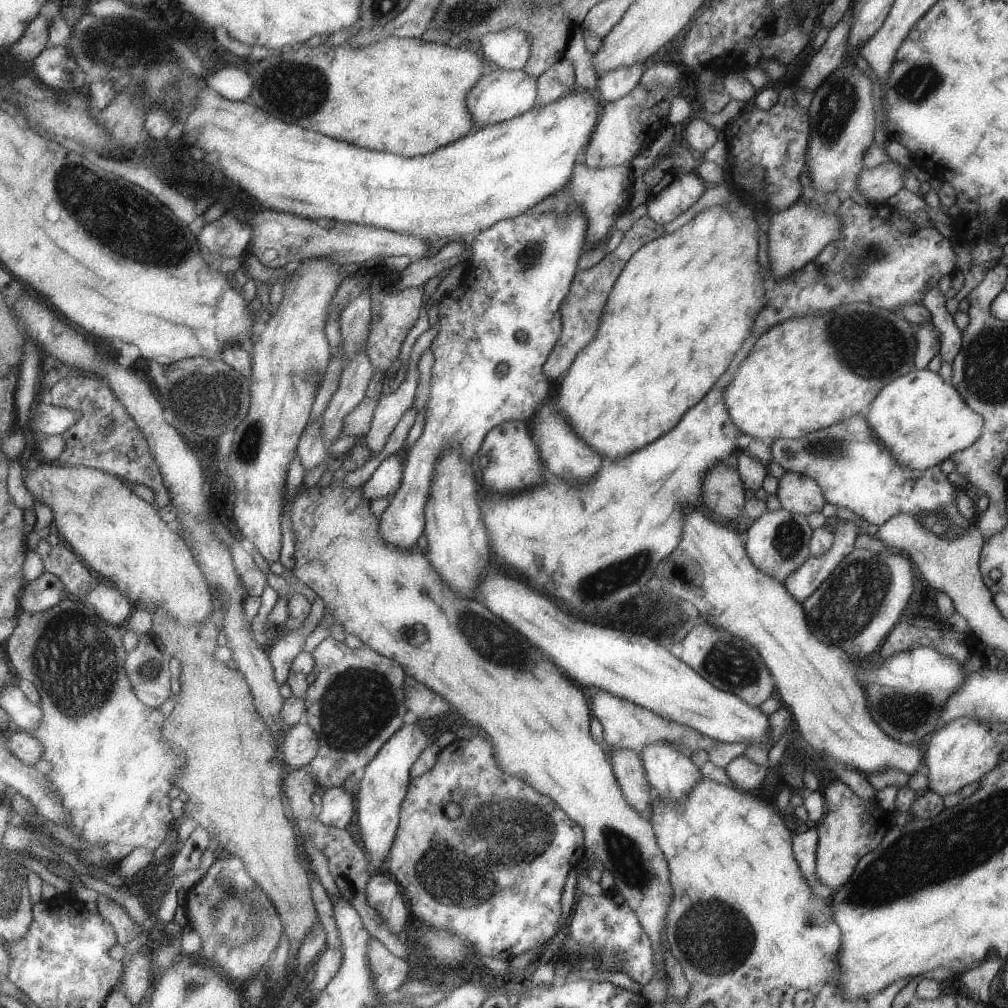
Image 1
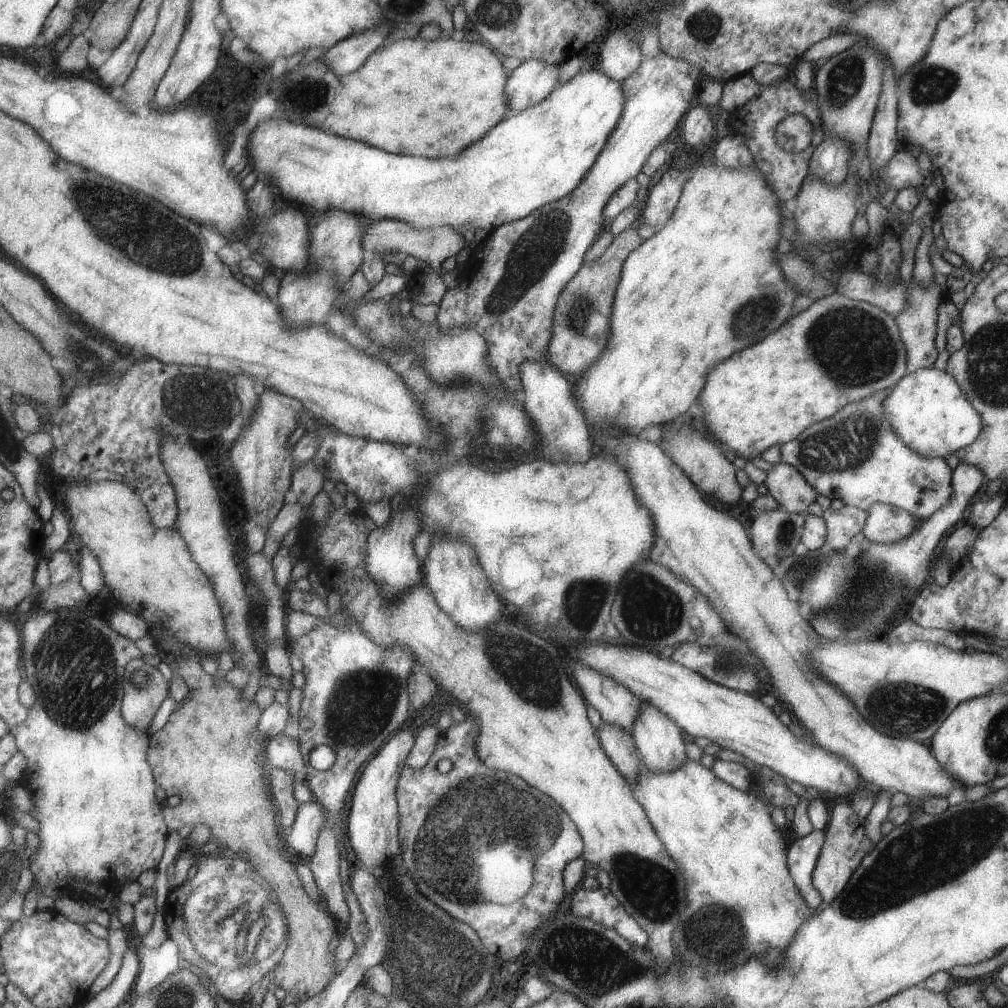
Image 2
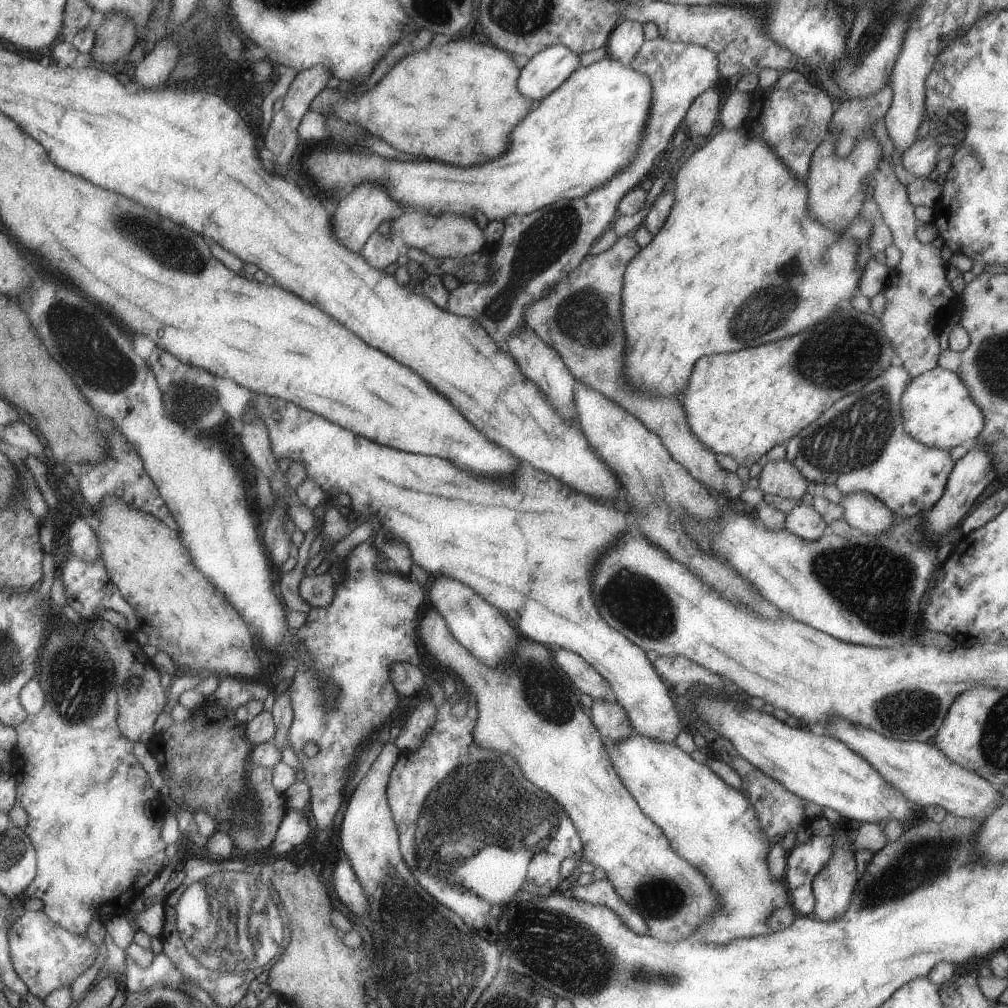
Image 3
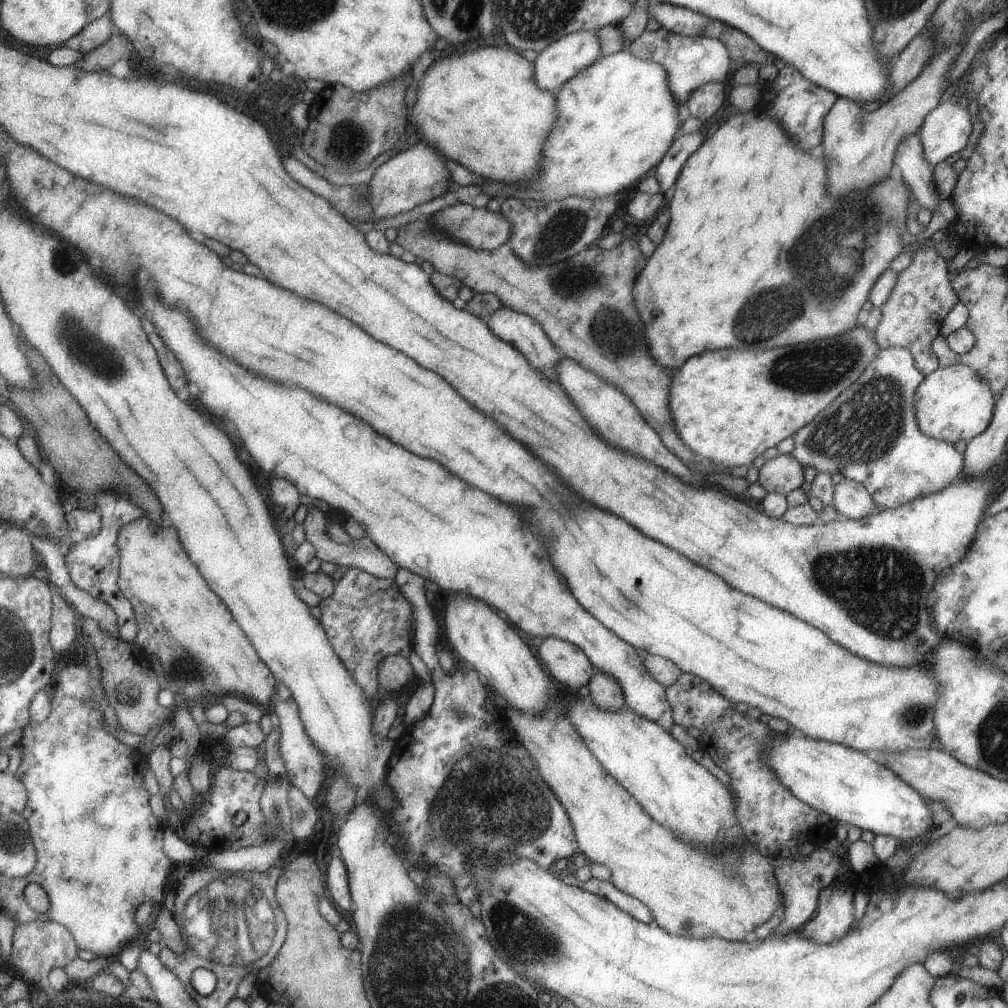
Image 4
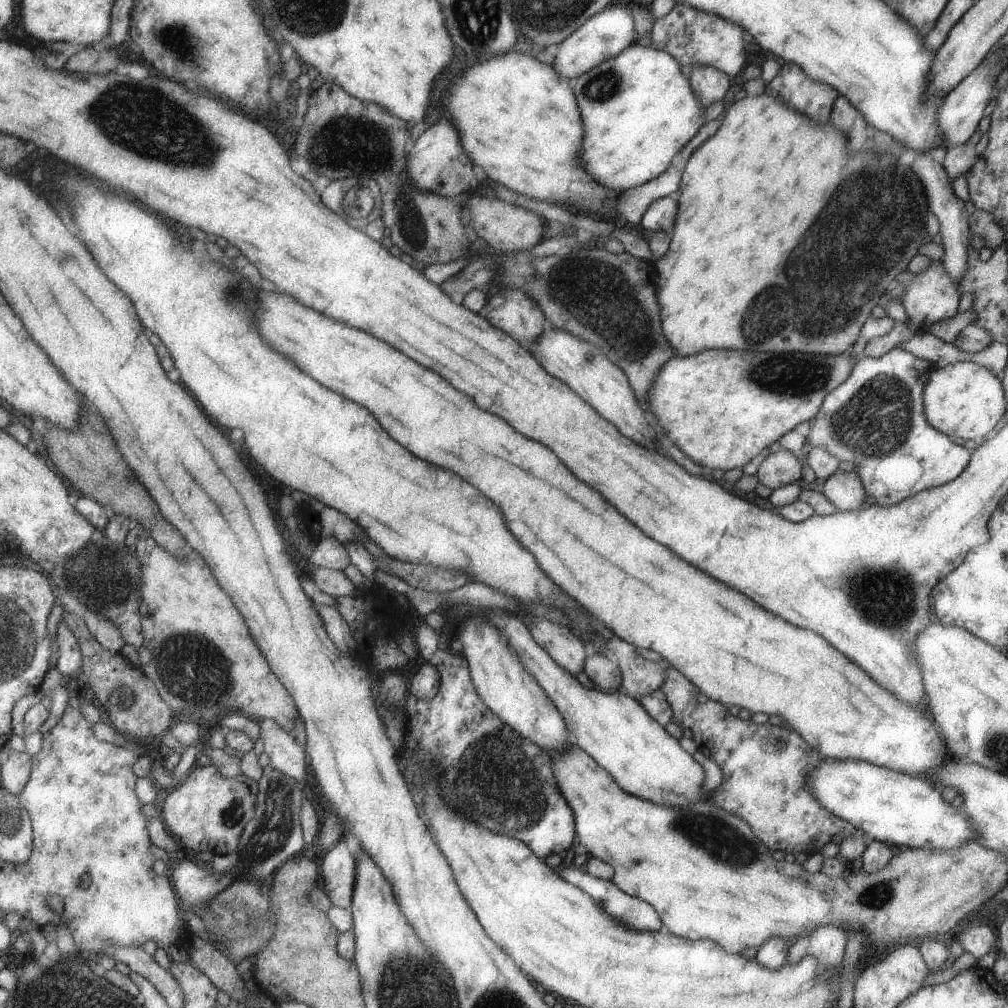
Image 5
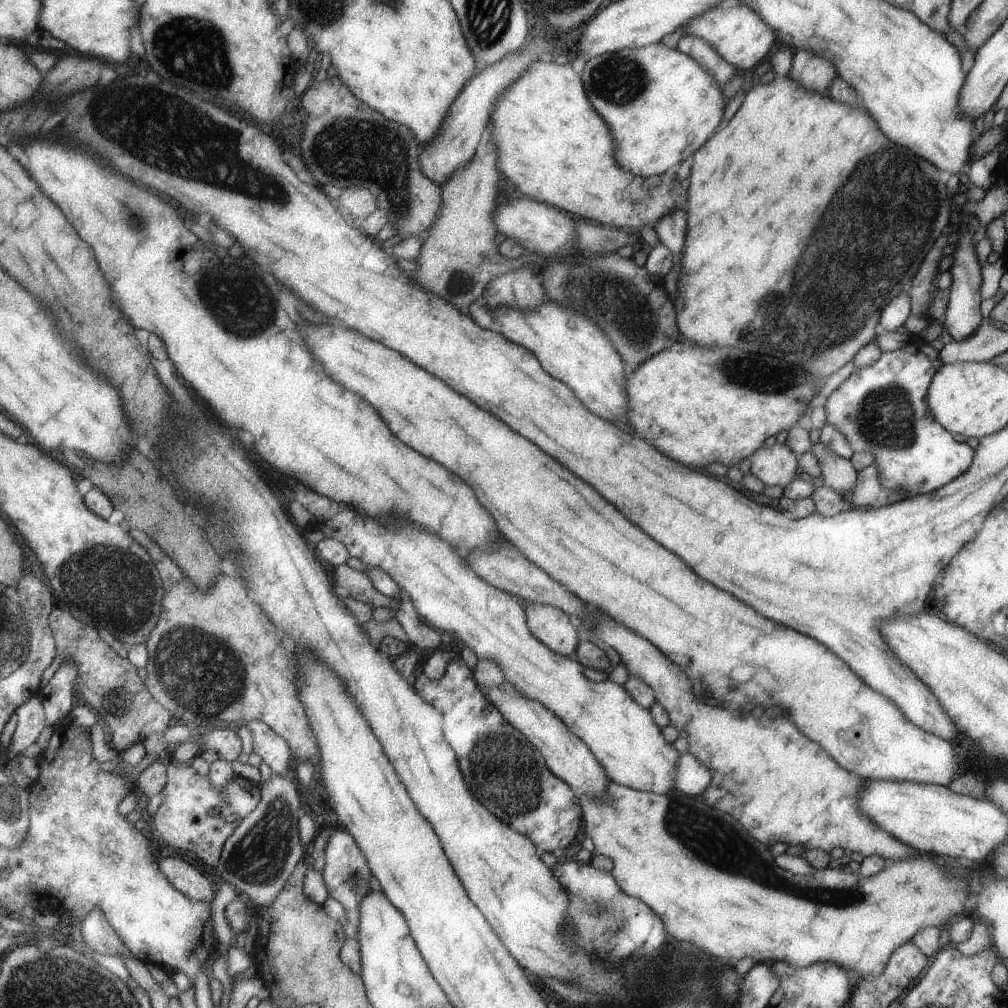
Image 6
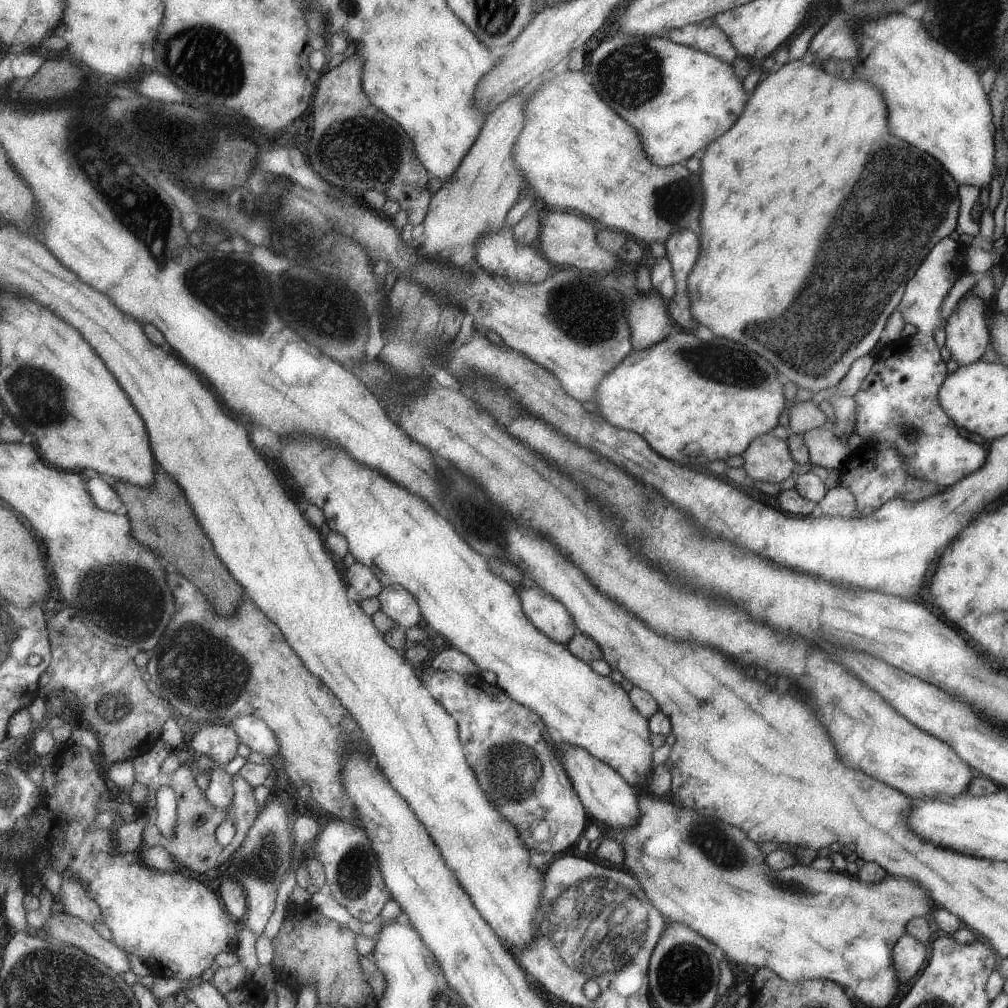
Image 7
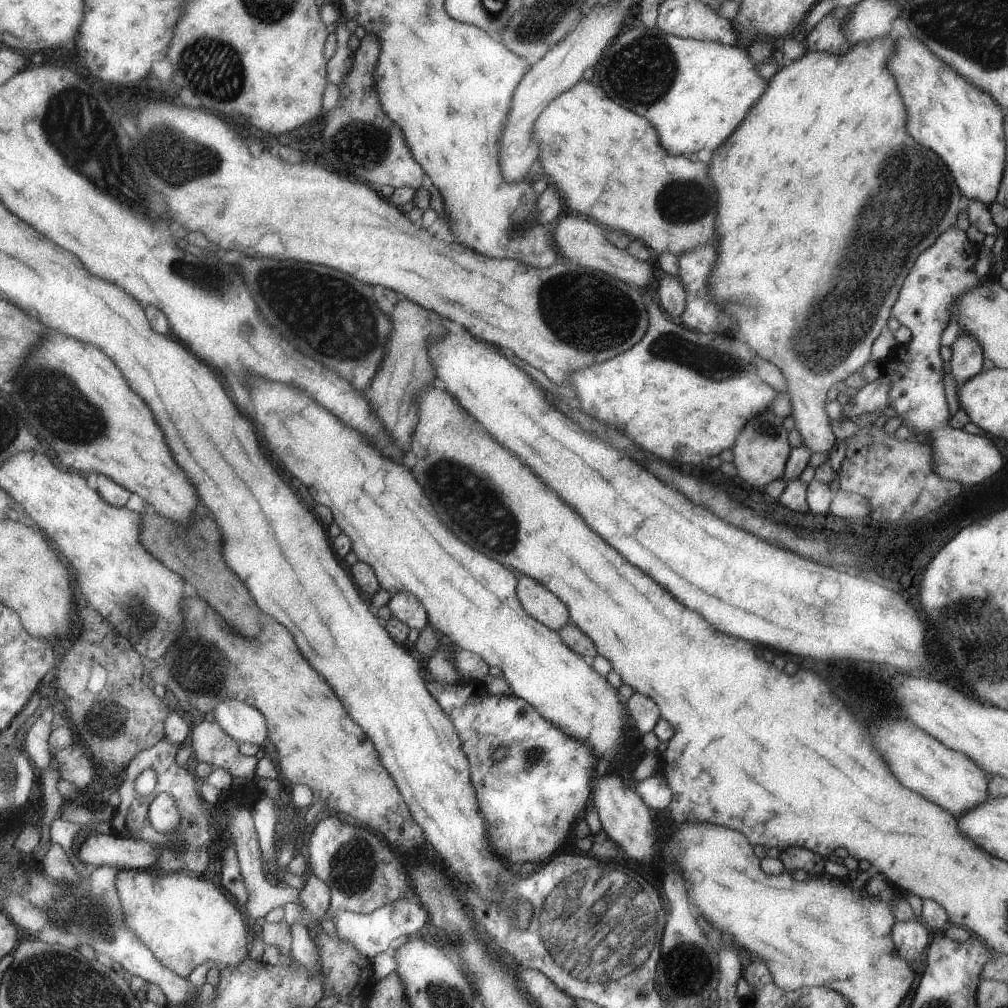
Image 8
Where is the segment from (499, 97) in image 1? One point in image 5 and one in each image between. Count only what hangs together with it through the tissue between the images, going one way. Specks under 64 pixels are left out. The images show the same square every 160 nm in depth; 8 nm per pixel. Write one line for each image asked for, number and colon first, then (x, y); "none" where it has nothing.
2: (532, 81)
3: (545, 71)
4: (555, 65)
5: (605, 34)

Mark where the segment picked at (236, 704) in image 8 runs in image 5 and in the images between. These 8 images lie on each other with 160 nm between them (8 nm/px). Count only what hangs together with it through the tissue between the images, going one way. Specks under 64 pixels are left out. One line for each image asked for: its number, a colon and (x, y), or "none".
5: (286, 753)
6: (272, 748)
7: (254, 732)

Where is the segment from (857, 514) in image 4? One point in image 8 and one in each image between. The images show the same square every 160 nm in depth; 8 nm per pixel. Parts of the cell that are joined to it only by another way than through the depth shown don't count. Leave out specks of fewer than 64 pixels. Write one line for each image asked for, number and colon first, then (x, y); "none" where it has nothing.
5: (844, 490)
6: (837, 473)
7: (824, 449)
8: (809, 263)

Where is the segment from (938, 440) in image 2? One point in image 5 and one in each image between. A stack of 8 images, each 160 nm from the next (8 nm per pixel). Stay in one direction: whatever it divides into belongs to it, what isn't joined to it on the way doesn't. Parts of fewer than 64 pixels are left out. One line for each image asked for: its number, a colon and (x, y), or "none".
3: (937, 411)
4: (952, 403)
5: (963, 399)

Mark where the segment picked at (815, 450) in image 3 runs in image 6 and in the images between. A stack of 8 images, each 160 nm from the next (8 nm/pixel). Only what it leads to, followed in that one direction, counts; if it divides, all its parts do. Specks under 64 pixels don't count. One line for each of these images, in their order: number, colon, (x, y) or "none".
4: (868, 434)
5: (875, 419)
6: (880, 408)

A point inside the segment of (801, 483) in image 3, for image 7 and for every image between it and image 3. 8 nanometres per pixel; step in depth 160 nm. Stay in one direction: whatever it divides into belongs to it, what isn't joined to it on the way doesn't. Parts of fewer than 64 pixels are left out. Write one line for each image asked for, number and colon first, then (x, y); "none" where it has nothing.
4: (781, 474)
5: (780, 468)
6: (776, 464)
7: (766, 458)

